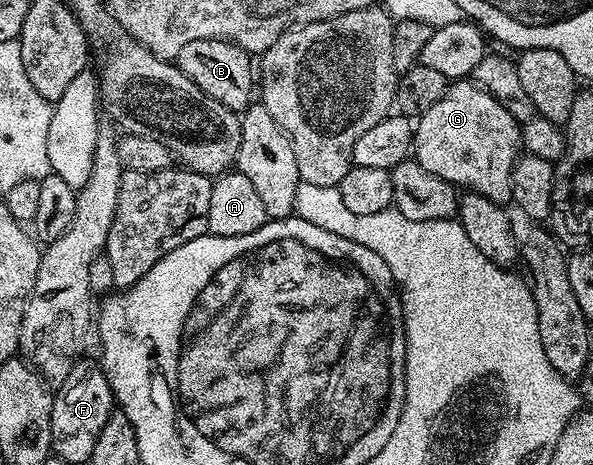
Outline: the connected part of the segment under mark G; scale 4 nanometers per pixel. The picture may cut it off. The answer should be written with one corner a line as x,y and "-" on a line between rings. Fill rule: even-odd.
472,80
453,81
442,100
438,100
438,104
433,104
431,108
426,108
414,126
414,161
422,164
426,172
434,172
434,176
446,180
461,191
481,194
501,204
512,202
512,169
521,153
521,123
510,116
510,112
506,112
506,108
502,108
502,104
498,104
490,92

